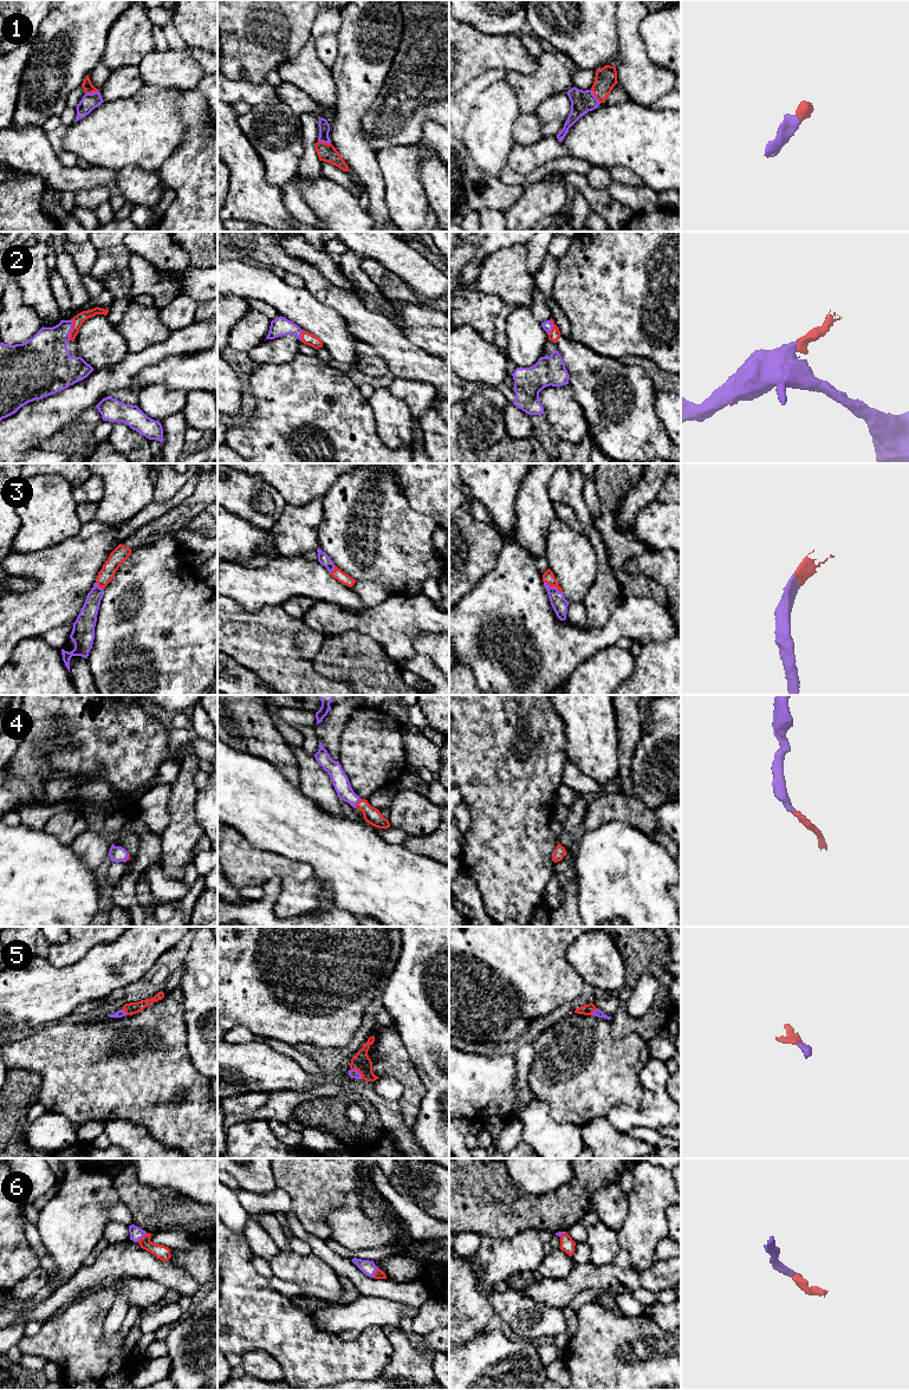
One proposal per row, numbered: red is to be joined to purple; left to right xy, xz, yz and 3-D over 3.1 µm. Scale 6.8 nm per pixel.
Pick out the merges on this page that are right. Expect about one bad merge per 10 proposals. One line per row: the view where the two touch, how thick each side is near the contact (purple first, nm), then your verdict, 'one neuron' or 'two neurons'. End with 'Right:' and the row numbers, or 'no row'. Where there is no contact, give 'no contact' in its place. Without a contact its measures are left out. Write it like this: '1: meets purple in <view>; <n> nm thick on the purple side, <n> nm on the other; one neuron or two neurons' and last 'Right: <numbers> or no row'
1: meets purple in xy; 110 nm thick on the purple side, 70 nm on the other; one neuron
2: meets purple in xy; 300 nm thick on the purple side, 70 nm on the other; one neuron
3: meets purple in yz; 110 nm thick on the purple side, 80 nm on the other; one neuron
4: meets purple in xz; 120 nm thick on the purple side, 120 nm on the other; one neuron
5: meets purple in xz; 60 nm thick on the purple side, 120 nm on the other; one neuron
6: meets purple in xy; 90 nm thick on the purple side, 100 nm on the other; one neuron
Right: 1, 2, 3, 4, 5, 6

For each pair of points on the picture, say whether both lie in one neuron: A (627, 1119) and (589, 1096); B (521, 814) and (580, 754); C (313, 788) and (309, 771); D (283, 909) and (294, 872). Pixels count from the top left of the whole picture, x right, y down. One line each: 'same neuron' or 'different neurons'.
A: different neurons
B: different neurons
C: same neuron
D: different neurons

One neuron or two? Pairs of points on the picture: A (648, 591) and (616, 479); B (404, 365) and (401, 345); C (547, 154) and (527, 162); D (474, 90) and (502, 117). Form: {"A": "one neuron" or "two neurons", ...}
{"A": "one neuron", "B": "one neuron", "C": "one neuron", "D": "two neurons"}

